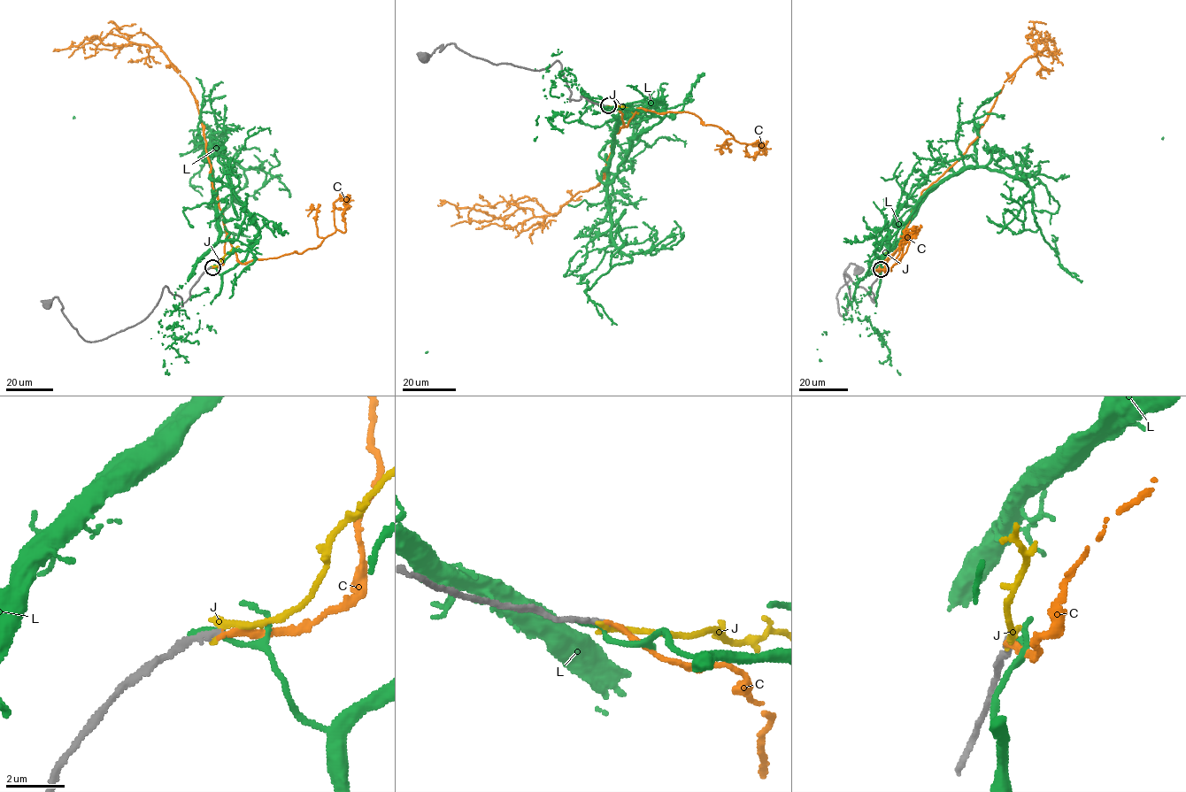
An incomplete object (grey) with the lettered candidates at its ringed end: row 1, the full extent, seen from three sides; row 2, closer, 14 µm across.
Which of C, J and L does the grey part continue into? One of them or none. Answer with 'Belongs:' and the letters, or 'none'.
Belongs: C

